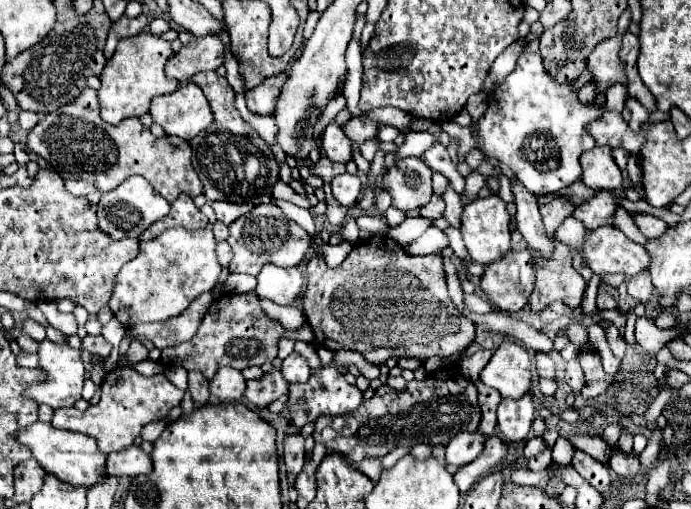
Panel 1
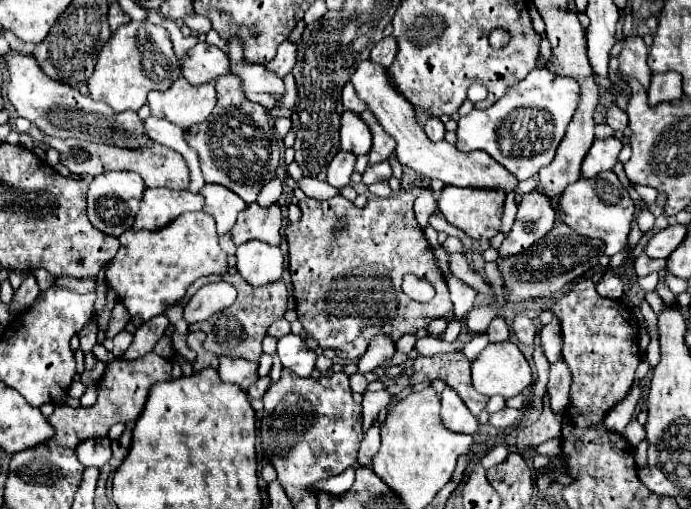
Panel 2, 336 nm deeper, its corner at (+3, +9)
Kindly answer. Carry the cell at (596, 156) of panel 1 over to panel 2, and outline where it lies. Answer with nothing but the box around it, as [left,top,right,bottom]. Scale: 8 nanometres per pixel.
[582,136,622,178]

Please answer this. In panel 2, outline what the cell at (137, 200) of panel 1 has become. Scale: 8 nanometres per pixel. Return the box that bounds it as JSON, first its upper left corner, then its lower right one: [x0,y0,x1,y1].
[88,172,146,236]

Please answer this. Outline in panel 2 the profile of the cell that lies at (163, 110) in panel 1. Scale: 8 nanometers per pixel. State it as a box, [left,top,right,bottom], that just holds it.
[148,78,216,130]

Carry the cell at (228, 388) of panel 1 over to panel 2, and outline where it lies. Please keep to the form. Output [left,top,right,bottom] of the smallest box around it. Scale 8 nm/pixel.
[218,358,258,390]

